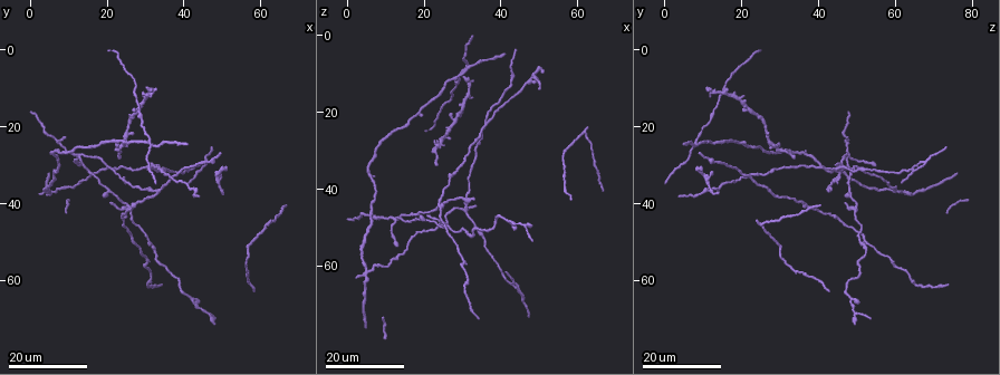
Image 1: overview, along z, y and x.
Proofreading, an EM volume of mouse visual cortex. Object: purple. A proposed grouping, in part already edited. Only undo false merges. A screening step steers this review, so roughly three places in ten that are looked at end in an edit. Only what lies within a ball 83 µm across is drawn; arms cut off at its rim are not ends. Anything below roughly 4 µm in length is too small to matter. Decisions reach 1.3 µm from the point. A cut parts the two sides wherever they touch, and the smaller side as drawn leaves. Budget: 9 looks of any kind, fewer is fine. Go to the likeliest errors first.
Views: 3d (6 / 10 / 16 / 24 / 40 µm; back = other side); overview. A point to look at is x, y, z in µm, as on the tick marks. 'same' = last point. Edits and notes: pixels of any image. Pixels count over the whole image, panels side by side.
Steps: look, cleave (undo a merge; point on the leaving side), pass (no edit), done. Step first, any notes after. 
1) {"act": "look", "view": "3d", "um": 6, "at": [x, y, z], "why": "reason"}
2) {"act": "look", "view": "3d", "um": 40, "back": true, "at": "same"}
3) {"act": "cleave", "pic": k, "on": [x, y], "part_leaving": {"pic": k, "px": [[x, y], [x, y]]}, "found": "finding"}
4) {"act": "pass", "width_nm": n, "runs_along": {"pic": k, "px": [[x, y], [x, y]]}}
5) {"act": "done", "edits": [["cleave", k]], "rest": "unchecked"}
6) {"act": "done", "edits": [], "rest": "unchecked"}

{"act": "look", "view": "3d", "um": 24, "at": [30.5, 30.5, 45.5], "why": "four or more arms meet"}

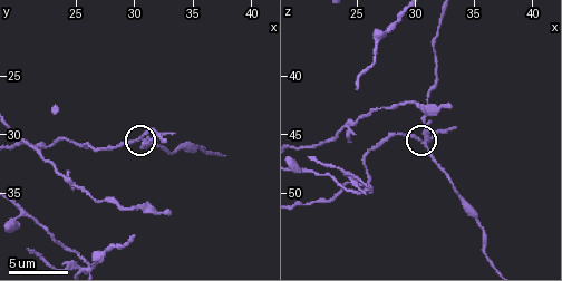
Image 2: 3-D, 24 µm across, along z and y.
{"act": "look", "view": "3d", "um": 6, "at": [30.6, 30.2, 45.4]}

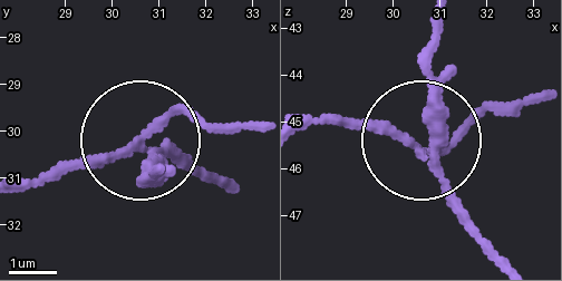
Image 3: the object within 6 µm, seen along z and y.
{"act": "cleave", "pic": 3, "on": [191, 114], "side_arm_um": 40, "part_leaving": {"pic": 3, "px": [[142, 153], [26, 176]]}, "found": "two neurons meet here"}

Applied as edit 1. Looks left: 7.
{"act": "look", "view": "3d", "um": 24, "at": [36.5, 33.5, 22.5], "why": "three-way junction"}

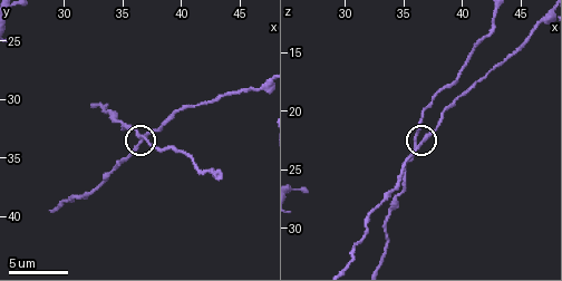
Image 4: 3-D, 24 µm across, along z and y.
{"act": "look", "view": "3d", "um": 6, "at": "same"}

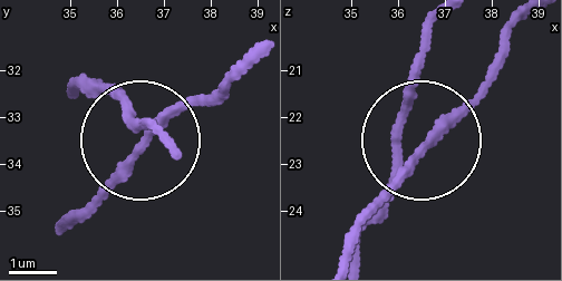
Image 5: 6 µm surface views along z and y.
{"act": "look", "view": "3d", "um": 6, "back": true, "at": [36.90, 33.10, 22.25]}

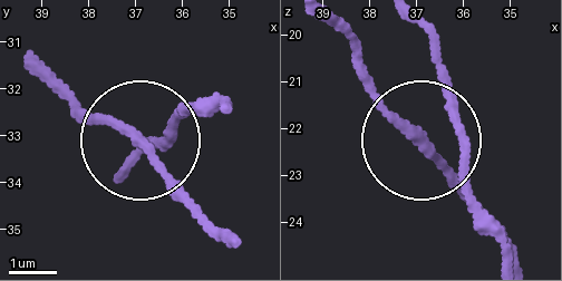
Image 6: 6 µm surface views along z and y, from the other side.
{"act": "pass", "width_nm": 160, "runs_along": {"pic": 6, "px": [[503, 255], [458, 135], [399, 123], [355, 55]]}, "found": "all the same neuron"}

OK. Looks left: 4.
{"act": "look", "view": "3d", "um": 24, "at": [45.5, 30.0, 68.5], "why": "three arms meet"}

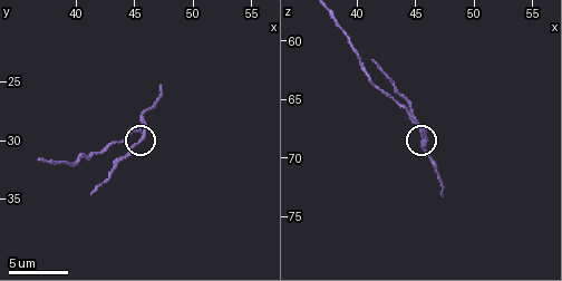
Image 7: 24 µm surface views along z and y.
{"act": "look", "view": "3d", "um": 6, "at": [45.6, 29.2, 68.0]}

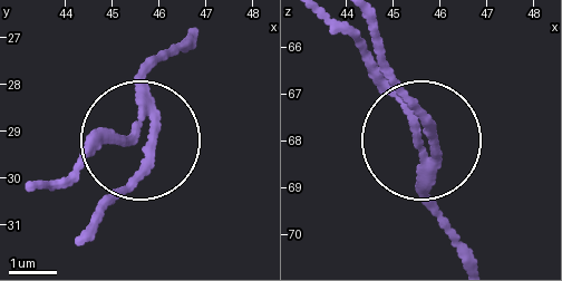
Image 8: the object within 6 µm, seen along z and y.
{"act": "cleave", "pic": 8, "on": [142, 166], "arms": 3, "part_leaving": {"pic": 8, "px": [[151, 107], [146, 152], [87, 228]]}, "found": "two neurons meet here"}

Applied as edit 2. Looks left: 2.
{"act": "done", "edits": [["cleave", 3], ["cleave", 8]], "rest": "unchecked"}

